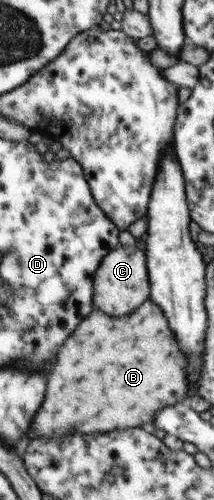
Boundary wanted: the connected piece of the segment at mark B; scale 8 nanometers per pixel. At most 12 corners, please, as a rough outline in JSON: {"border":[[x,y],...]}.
{"border":[[150,299],[62,345],[30,435],[151,428],[188,366]]}

